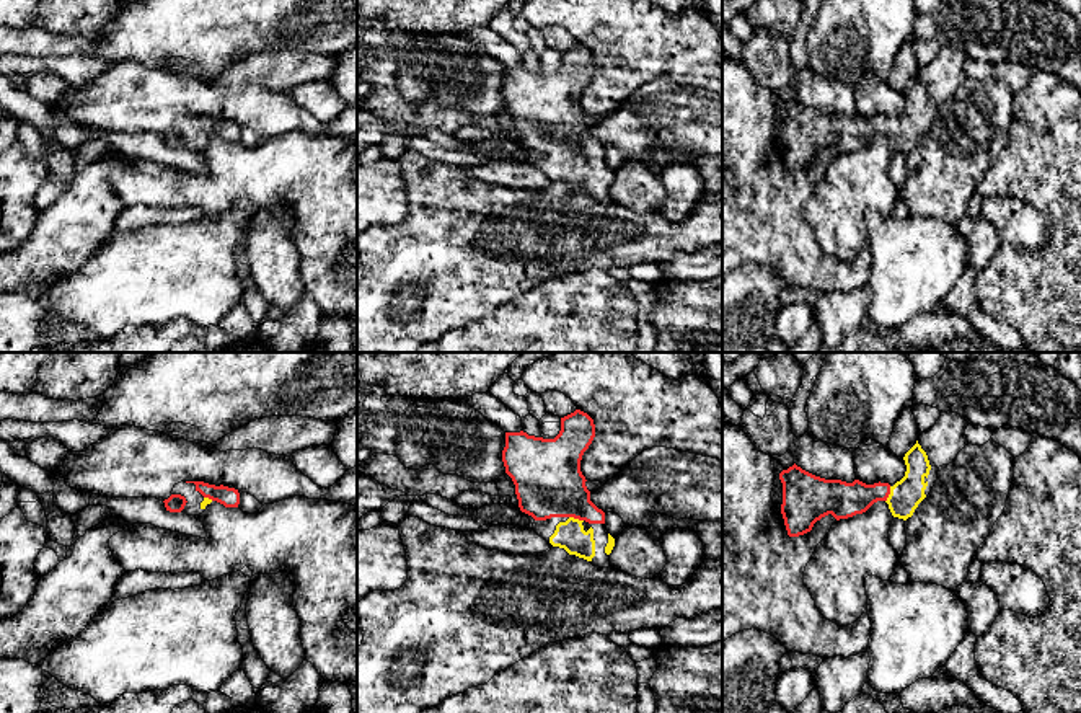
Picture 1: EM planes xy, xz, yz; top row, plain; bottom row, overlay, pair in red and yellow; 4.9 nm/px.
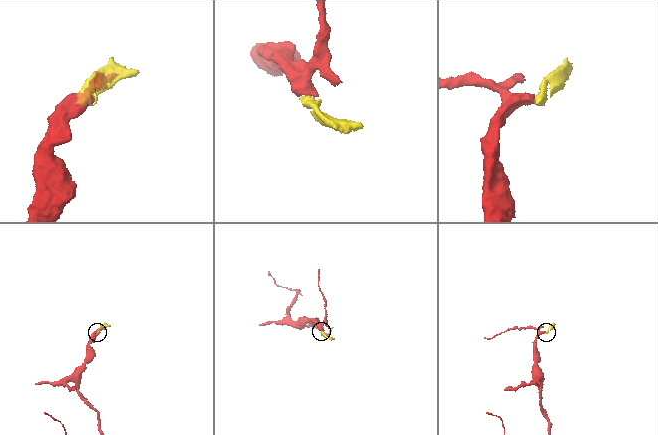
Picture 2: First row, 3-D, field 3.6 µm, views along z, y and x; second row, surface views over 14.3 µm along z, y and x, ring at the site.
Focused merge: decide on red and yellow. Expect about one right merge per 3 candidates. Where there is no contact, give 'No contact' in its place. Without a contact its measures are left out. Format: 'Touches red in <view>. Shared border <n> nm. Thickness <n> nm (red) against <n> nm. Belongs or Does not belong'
Touches red in yz. Shared border 80 nm. Thickness 180 nm (red) against 160 nm. Belongs

